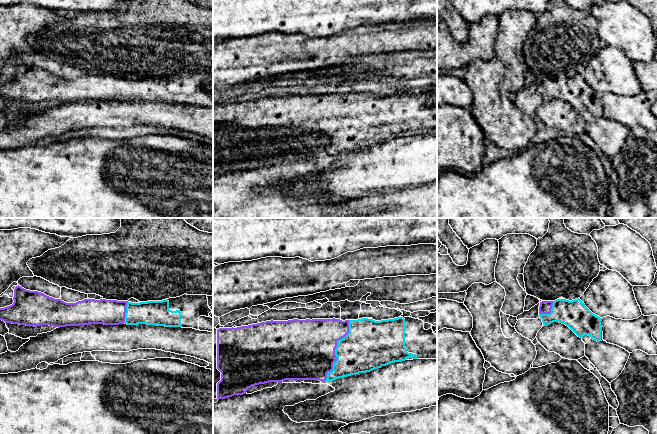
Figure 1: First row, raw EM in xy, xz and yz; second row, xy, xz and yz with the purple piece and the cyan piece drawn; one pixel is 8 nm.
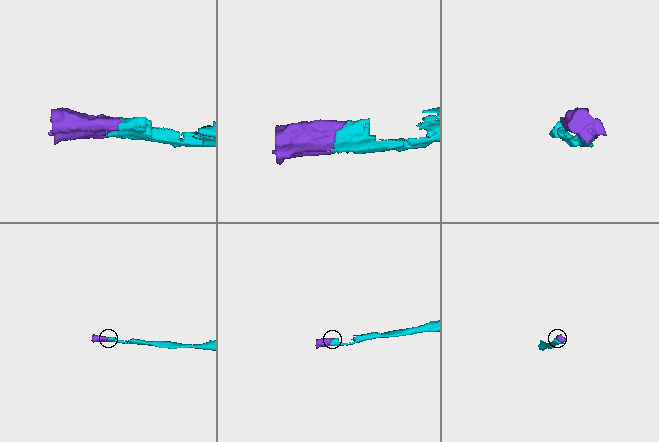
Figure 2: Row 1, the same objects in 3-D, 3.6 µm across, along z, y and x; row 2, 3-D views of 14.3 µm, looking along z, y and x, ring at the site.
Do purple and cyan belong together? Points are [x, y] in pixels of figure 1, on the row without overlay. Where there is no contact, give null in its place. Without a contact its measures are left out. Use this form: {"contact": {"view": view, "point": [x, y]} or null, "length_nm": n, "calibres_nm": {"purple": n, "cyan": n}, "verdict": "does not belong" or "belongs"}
{"contact": {"view": "xz", "point": [334, 126]}, "length_nm": 500, "calibres_nm": {"purple": 480, "cyan": 360}, "verdict": "belongs"}

